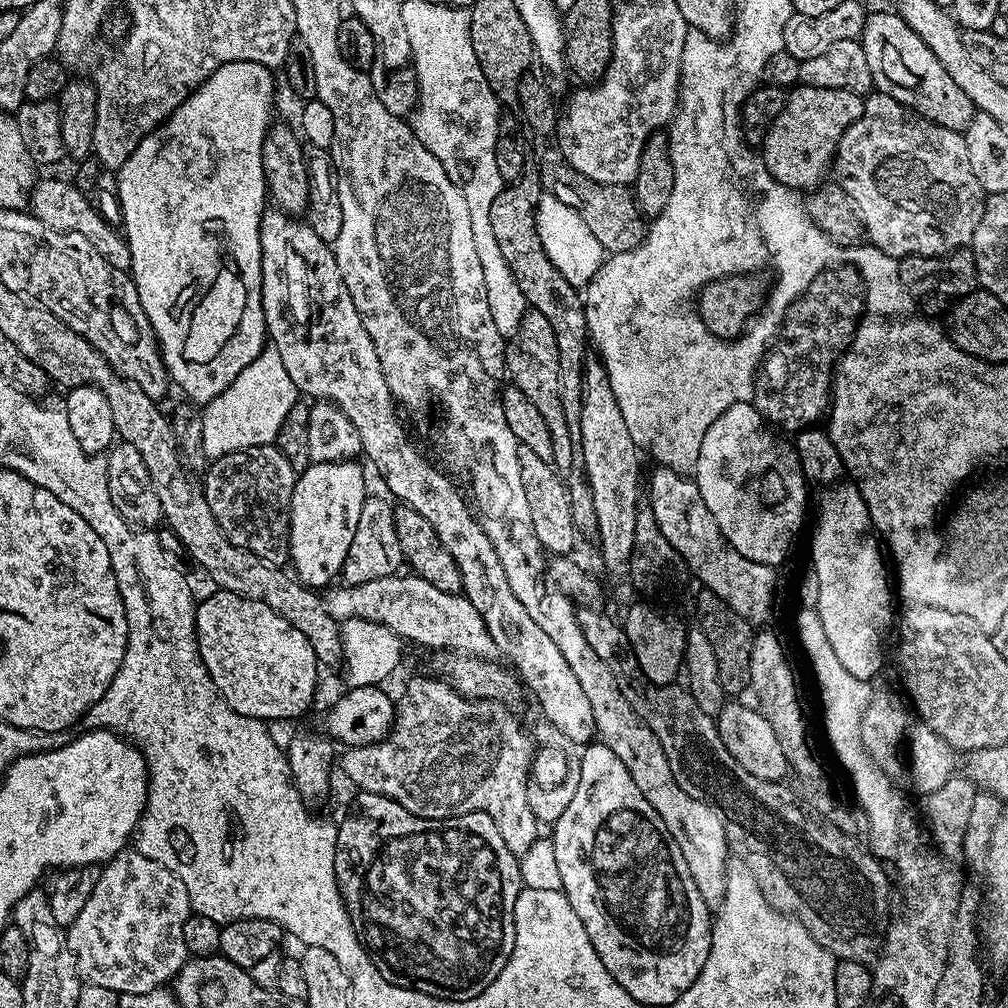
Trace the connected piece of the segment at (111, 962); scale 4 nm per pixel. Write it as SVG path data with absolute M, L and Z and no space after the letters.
M135 850L119 852L114 859L109 860L107 864L100 868L100 877L94 886L94 894L90 894L86 906L82 906L82 914L78 914L78 918L66 929L68 948L76 959L76 970L80 973L81 981L94 986L106 986L106 990L114 990L118 993L125 992L126 994L146 994L150 990L167 985L179 972L185 960L189 959L186 942L182 942L182 926L191 912L192 903L188 897L186 886L182 886L180 879L170 870L166 870L166 866L146 858L141 852Z

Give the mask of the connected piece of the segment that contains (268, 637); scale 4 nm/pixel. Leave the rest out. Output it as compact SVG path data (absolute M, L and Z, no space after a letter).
M212 590L196 605L196 648L220 696L238 714L252 720L292 720L312 704L316 696L316 668L318 661L306 634L270 606L233 592Z

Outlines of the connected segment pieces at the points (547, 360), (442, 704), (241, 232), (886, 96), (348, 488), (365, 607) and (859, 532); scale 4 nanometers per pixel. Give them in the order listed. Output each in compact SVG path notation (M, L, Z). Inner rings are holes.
M528 310L520 322L515 334L507 337L504 346L504 367L506 376L530 402L534 402L538 414L542 414L542 422L546 422L546 430L550 430L550 442L553 446L551 463L557 472L567 473L570 466L570 430L566 430L566 413L562 410L562 398L558 394L558 342L554 342L554 330L550 330L550 322L546 322L546 314Z
M416 676L410 679L400 698L395 701L396 712L392 720L392 728L388 735L376 743L367 744L364 747L354 747L345 749L342 760L338 762L345 776L355 785L354 788L359 791L382 794L384 797L390 797L391 800L398 802L408 813L416 817L422 817L424 820L443 820L447 821L453 818L459 818L468 812L484 812L496 824L496 830L500 837L504 839L504 844L509 852L513 854L527 854L532 848L532 844L538 839L538 821L534 813L531 812L529 804L528 771L531 758L536 748L529 734L524 730L519 720L514 716L513 709L509 705L492 700L473 700L467 698L450 687L447 681L439 677L430 678L428 676Z
M239 60L218 66L218 70L214 70L214 74L206 78L206 82L202 82L195 91L189 94L155 132L142 138L134 154L130 154L130 158L126 158L126 162L118 170L117 176L120 177L116 180L116 192L120 195L120 212L124 215L122 235L128 242L132 259L130 275L137 286L142 310L145 311L146 318L149 319L153 333L156 335L169 381L175 387L177 384L189 396L185 397L196 406L206 405L218 394L222 394L222 390L226 390L226 386L230 386L230 382L234 382L234 378L238 378L238 374L242 374L242 370L246 370L246 366L250 366L250 362L254 362L254 358L258 358L258 354L266 347L264 307L262 306L260 219L266 207L262 148L269 127L274 120L272 99L276 96L276 84L272 81L272 76L274 76L273 69L262 66L258 62Z
M875 92L865 99L864 113L836 143L834 157L835 183L843 186L859 208L867 239L897 258L942 256L971 245L980 215L984 213L986 193L978 174L974 174L974 166L970 166L963 135L957 129L935 124L919 111L899 104L888 92Z
M339 460L338 462L322 462L321 464L311 463L305 472L299 473L296 477L296 485L294 486L294 494L290 502L290 526L288 527L288 559L290 561L291 571L301 584L305 584L307 588L313 590L324 590L333 583L332 580L341 575L346 562L346 554L350 554L350 542L354 542L354 530L358 527L358 517L362 515L362 506L366 499L366 491L364 492L364 472L359 468L356 460Z
M397 574L378 578L374 582L362 582L347 586L332 586L323 593L322 599L326 610L338 622L346 620L369 620L375 624L381 624L383 628L389 628L401 641L412 644L421 644L424 648L449 648L452 654L467 654L471 657L492 658L497 655L496 644L490 638L486 622L478 610L463 594L438 590L438 586L430 586L418 575Z
M808 428L797 436L799 438L794 446L800 453L805 475L812 480L818 477L823 486L810 550L812 571L819 578L816 610L843 667L858 680L872 682L884 666L886 642L891 628L892 631L894 628L894 588L882 542L865 499L855 481L848 477L837 447L827 431Z

